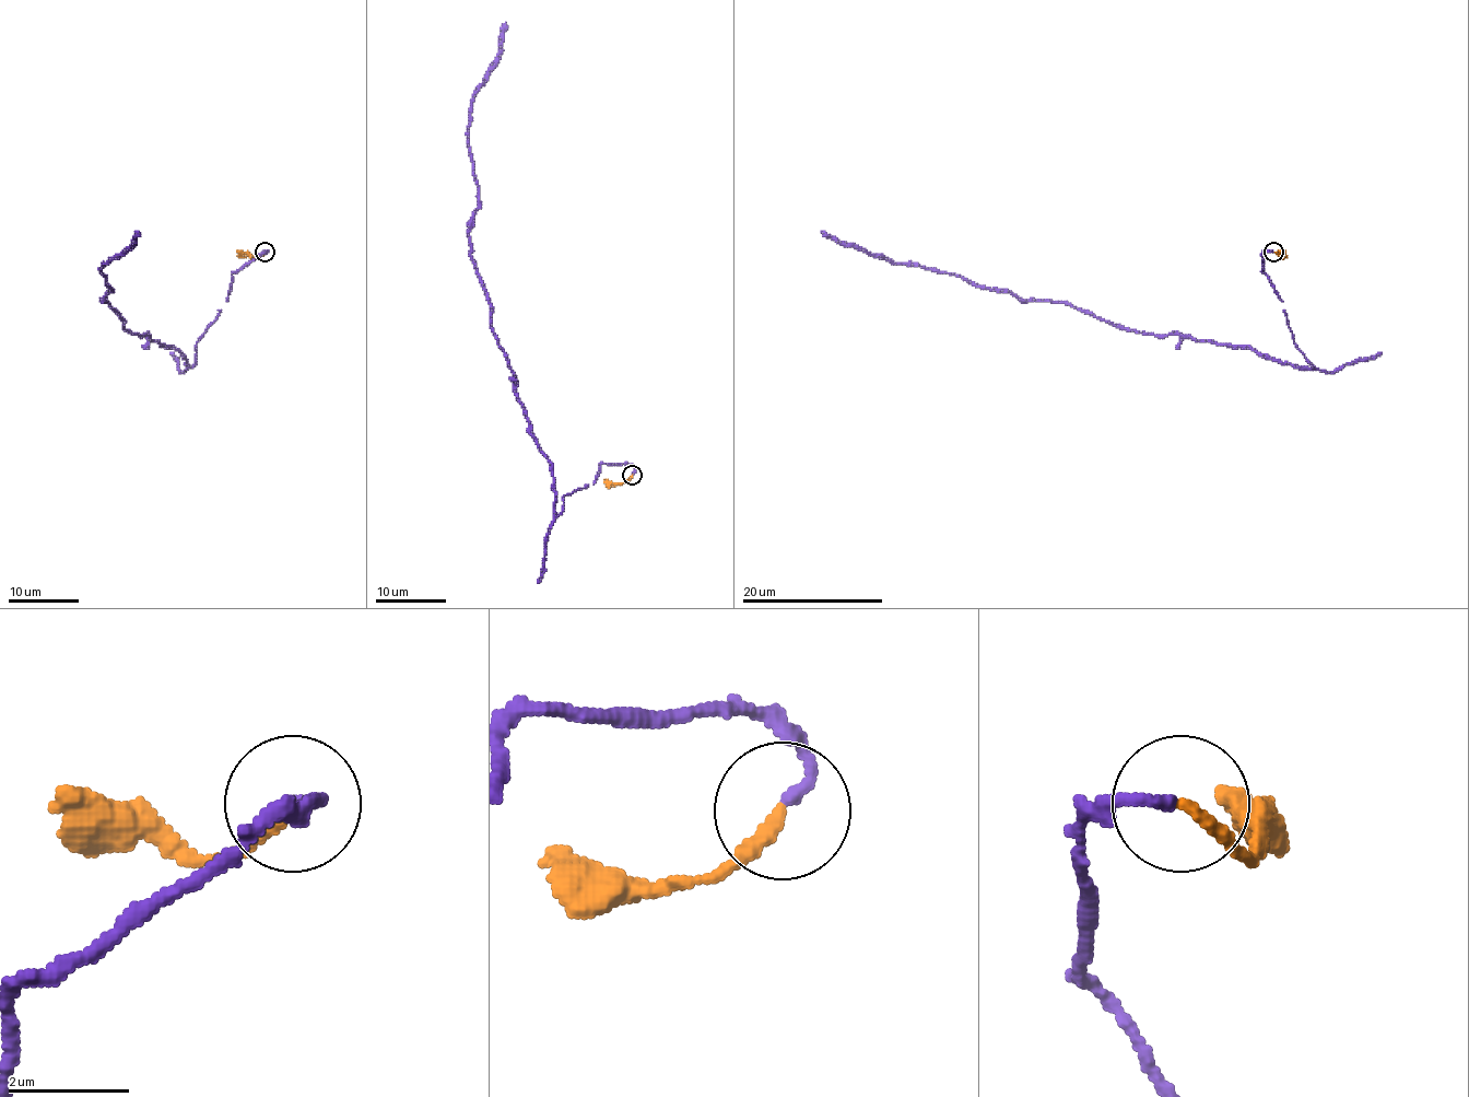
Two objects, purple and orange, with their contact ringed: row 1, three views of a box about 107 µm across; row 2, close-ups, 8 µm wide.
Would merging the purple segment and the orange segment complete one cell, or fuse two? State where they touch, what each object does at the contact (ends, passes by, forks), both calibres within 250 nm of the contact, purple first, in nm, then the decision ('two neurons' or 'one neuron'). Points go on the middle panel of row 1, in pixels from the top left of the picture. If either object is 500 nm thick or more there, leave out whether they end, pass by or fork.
place (632, 475); purple ends; orange ends; calibres 190 and 240 nm; one neuron

